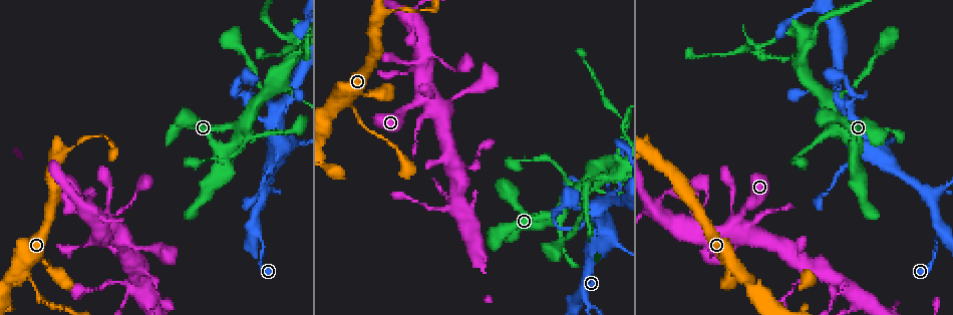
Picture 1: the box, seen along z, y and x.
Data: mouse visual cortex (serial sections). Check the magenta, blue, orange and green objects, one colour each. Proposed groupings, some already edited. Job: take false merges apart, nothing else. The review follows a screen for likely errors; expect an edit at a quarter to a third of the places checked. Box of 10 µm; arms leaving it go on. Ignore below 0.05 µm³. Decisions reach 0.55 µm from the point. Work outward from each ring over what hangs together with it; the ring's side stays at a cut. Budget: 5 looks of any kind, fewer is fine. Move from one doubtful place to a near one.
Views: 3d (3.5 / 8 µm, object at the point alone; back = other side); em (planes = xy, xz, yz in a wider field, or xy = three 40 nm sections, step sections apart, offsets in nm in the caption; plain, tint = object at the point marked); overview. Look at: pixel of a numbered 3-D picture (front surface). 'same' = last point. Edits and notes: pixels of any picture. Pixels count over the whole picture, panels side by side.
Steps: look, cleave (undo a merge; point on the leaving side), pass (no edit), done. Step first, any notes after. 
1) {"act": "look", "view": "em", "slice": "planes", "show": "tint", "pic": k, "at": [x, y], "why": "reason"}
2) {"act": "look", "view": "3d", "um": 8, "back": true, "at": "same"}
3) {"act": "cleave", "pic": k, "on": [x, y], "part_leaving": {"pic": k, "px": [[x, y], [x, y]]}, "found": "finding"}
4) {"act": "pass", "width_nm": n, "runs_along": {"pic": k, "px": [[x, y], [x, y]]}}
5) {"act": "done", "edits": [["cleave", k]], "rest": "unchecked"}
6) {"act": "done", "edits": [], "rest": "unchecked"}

{"act": "look", "view": "3d", "um": 3.5, "pic": 1, "at": [34, 288], "why": "thick turns thin"}

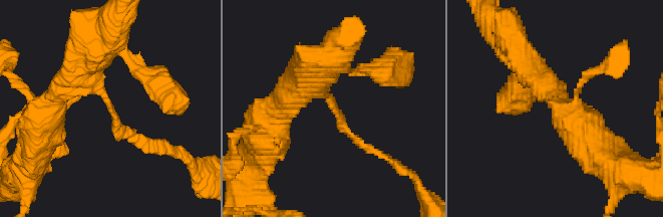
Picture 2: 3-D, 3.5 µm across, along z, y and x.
{"act": "look", "view": "em", "slice": "planes", "show": "tint", "pic": 2, "at": [337, 110]}

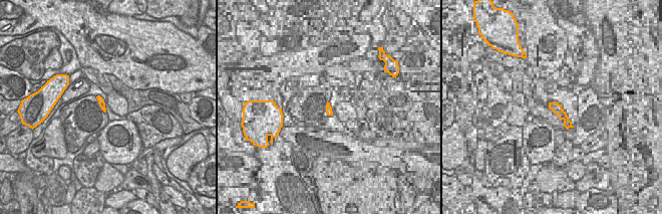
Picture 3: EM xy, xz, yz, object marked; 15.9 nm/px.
{"act": "pass", "runs_along": {"pic": 2, "px": [[529, 62], [575, 131], [601, 143]]}, "found": "one cell here"}

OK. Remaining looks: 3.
{"act": "look", "view": "3d", "um": 3.5, "pic": 1, "at": [934, 238], "why": "calibre changes"}

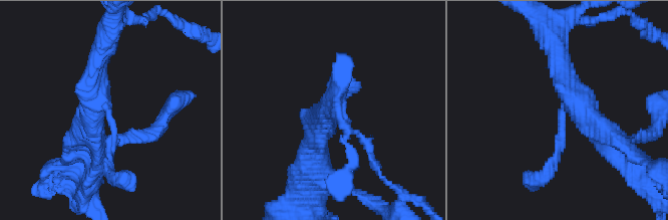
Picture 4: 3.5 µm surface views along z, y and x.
{"act": "look", "view": "em", "slice": "xy", "step": 3, "show": "tint", "pic": 4, "at": [560, 115]}

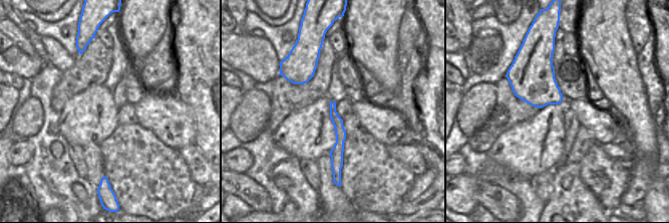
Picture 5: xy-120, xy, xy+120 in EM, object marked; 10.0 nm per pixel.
{"act": "pass", "runs_along": {"pic": 5, "px": [[332, 104], [339, 128], [340, 163]]}, "found": "all the same cell"}

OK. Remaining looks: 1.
{"act": "done", "edits": [], "rest": "unchecked"}

